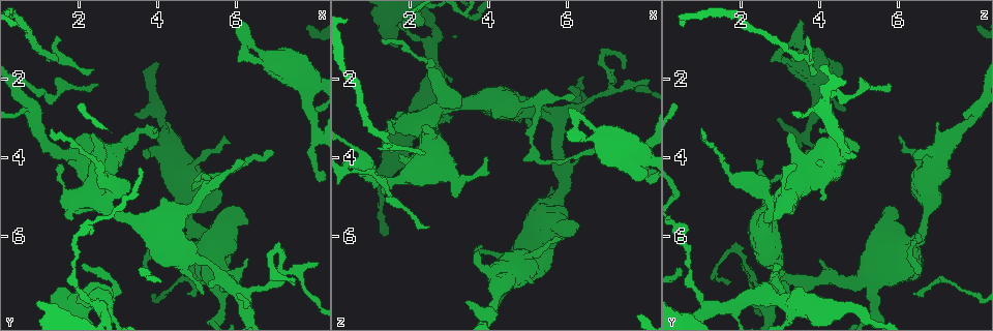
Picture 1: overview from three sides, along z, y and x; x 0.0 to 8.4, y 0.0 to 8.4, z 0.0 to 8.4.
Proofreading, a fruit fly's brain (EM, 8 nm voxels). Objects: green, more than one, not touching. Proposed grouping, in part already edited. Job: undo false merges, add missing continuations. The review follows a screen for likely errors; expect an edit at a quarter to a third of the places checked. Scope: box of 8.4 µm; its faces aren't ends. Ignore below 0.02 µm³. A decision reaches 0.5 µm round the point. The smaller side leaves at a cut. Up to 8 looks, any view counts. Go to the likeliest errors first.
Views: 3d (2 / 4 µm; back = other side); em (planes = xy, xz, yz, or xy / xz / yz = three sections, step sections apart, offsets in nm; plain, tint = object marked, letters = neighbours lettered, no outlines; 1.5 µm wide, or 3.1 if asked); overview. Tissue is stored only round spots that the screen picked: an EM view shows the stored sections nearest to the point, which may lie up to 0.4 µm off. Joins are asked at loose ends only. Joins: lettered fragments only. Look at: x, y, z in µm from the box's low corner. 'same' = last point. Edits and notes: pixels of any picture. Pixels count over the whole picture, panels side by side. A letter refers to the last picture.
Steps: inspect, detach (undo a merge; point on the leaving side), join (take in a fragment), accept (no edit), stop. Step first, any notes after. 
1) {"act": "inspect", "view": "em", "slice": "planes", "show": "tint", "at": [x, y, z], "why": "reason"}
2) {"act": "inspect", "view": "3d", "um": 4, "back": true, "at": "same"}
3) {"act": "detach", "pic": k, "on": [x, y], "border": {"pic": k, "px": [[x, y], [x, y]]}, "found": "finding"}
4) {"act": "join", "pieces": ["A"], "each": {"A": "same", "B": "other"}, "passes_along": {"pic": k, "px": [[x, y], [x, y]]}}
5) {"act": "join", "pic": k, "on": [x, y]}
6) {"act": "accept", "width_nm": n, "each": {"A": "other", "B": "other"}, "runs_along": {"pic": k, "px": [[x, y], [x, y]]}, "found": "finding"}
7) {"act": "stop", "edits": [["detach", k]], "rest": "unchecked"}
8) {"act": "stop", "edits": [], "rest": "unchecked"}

{"act": "inspect", "view": "em", "slice": "planes", "show": "letters", "at": [2.40, 1.75, 3.90], "why": "thin end"}

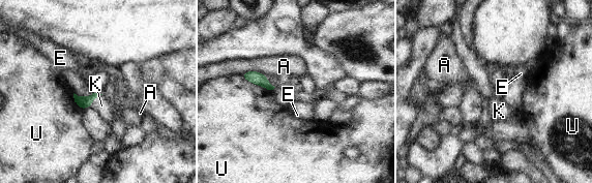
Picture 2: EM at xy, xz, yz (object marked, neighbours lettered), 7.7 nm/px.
{"act": "join", "pieces": ["K"], "each": {"A": "other", "E": "other", "K": "same", "U": "other"}, "passes_along": {"pic": 2, "px": [[83, 102], [94, 98], [101, 105]]}, "found": "the cell continues"}

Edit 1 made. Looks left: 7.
{"act": "inspect", "view": "em", "slice": "planes", "show": "letters", "at": [0.60, 2.00, 4.35], "why": "abrupt turn"}

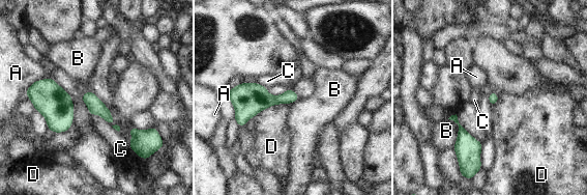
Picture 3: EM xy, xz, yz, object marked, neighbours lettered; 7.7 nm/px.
{"act": "accept", "each": {"A": "other", "B": "other", "C": "other", "D": "other"}, "border": {"pic": 3, "px": [[448, 118], [458, 127], [452, 148]]}, "found": "one cell here"}

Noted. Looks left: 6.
{"act": "inspect", "view": "em", "slice": "yz", "step": 8, "show": "tint", "at": [3.95, 3.30, 3.90], "why": "free end"}

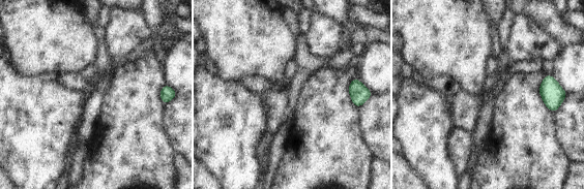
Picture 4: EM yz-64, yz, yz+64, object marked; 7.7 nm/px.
{"act": "inspect", "view": "em", "slice": "planes", "show": "letters", "at": "same", "why": "cut it another way"}

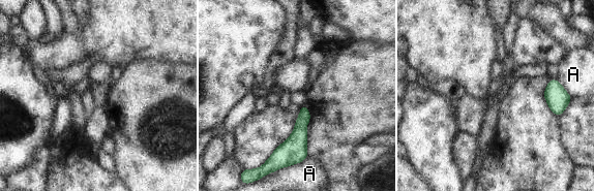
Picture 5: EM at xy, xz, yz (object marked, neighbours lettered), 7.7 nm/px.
{"act": "accept", "each": {"A": "other"}, "border": {"pic": 5, "px": [[307, 156], [301, 161], [288, 166]]}, "found": "none of them fits"}

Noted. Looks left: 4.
{"act": "stop", "edits": [["join", 2]], "rest": "unchecked"}

